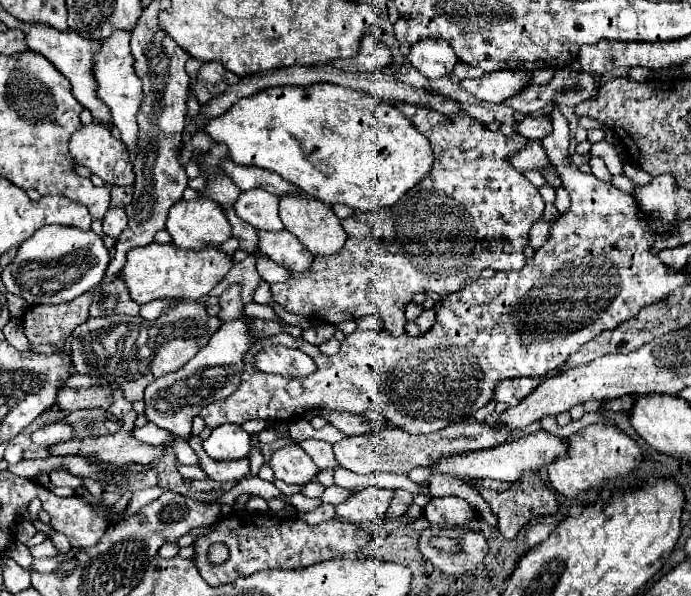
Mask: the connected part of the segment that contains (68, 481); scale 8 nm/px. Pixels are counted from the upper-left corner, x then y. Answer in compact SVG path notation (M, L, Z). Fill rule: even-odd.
M52 471L50 473L50 489L52 487L64 487L68 486L73 489L76 487L80 487L80 477L76 477L76 475L72 475L72 473L68 473L66 471Z

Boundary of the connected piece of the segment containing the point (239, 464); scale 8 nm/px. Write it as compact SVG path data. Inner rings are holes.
M192 435L190 437L190 447L194 449L194 453L198 455L200 463L198 467L212 479L212 481L240 481L244 475L248 475L250 471L250 461L246 459L238 459L238 461L214 461L206 455L204 447L202 447L202 437L200 435Z

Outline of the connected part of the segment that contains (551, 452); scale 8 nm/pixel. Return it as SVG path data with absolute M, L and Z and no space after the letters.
M544 429L532 433L532 435L524 435L518 439L512 439L510 443L498 445L494 449L486 449L486 451L472 451L466 455L452 455L450 459L442 459L442 463L438 463L438 467L432 467L432 471L440 471L440 473L452 473L460 479L468 479L468 477L478 477L478 479L498 479L498 481L516 481L518 475L522 475L524 471L538 471L540 467L546 467L548 463L554 461L554 457L564 455L566 453L566 443L560 437L554 437L550 433L546 433Z

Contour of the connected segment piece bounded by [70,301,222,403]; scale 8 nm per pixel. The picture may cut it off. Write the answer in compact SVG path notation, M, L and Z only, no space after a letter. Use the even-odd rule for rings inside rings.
M192 301L168 307L154 321L130 315L88 319L70 335L74 367L78 373L88 373L108 383L118 383L124 397L134 403L144 397L148 383L166 373L178 371L186 361L190 361L210 341L212 333L218 331L220 325L220 317L210 317L204 305Z

